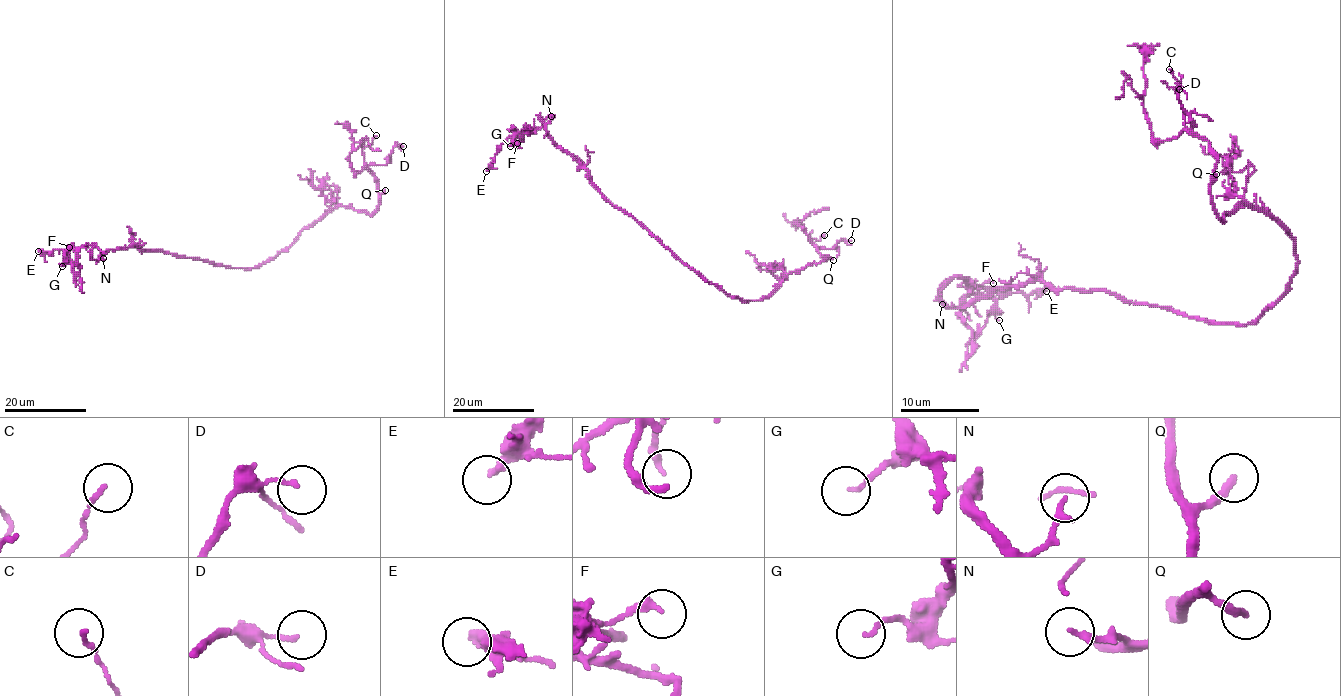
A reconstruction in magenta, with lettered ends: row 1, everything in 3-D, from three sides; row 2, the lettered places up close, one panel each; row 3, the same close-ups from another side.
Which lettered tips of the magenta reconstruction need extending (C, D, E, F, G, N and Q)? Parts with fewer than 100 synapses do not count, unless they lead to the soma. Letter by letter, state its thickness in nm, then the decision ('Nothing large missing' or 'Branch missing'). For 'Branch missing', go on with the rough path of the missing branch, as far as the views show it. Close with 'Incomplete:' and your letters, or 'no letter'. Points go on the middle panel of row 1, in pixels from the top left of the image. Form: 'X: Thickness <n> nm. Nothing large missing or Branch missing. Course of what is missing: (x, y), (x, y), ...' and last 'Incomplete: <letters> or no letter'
C: Thickness 130 nm. Nothing large missing
D: Thickness 130 nm. Nothing large missing
E: Thickness 280 nm. Nothing large missing
F: Thickness 220 nm. Nothing large missing
G: Thickness 110 nm. Nothing large missing
N: Thickness 100 nm. Nothing large missing
Q: Thickness 240 nm. Branch missing. Course of what is missing: (833, 260), (874, 236), (889, 218), (882, 208), (872, 223), (861, 231), (867, 202), (874, 191), (869, 183)
Incomplete: Q

